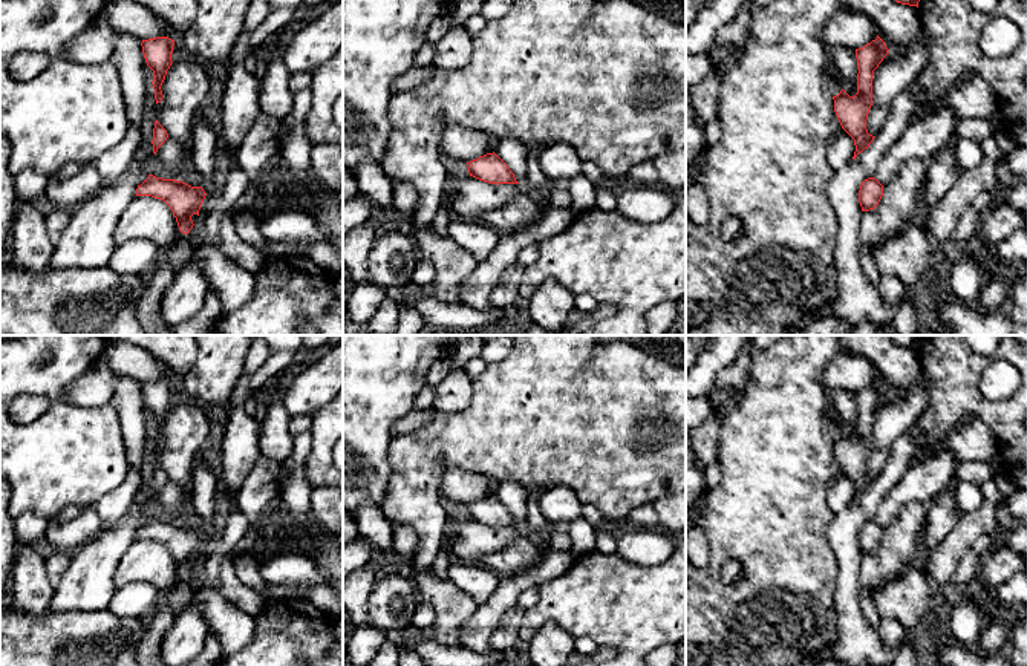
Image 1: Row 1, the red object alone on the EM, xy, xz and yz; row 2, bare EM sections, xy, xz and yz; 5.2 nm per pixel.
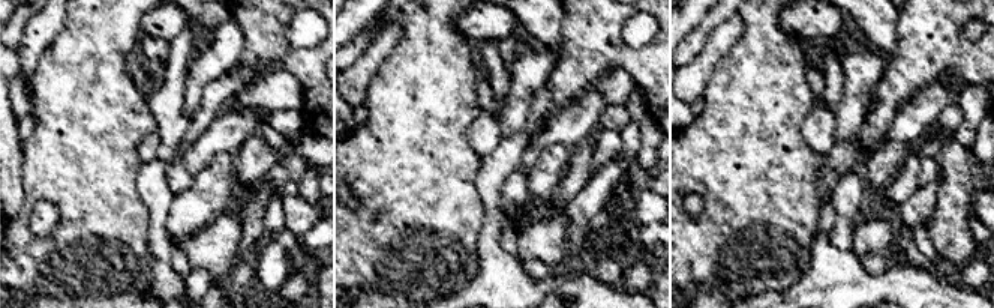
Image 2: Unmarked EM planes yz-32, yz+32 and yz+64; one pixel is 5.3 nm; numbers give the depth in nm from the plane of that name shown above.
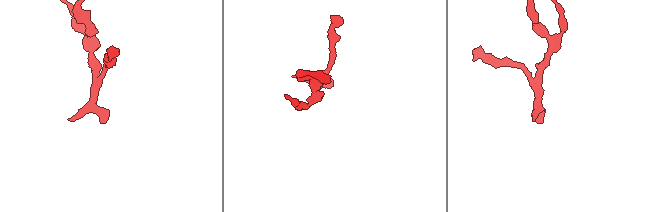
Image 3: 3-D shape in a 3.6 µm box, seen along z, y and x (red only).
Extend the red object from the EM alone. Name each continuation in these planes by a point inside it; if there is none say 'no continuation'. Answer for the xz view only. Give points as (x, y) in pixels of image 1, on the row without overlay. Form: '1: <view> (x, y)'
no continuation

